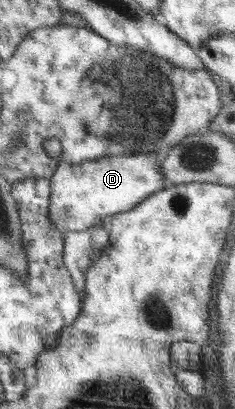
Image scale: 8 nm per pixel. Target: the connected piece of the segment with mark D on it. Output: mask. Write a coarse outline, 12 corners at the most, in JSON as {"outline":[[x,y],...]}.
{"outline":[[157,153],[58,164],[47,215],[63,235],[169,184]]}

